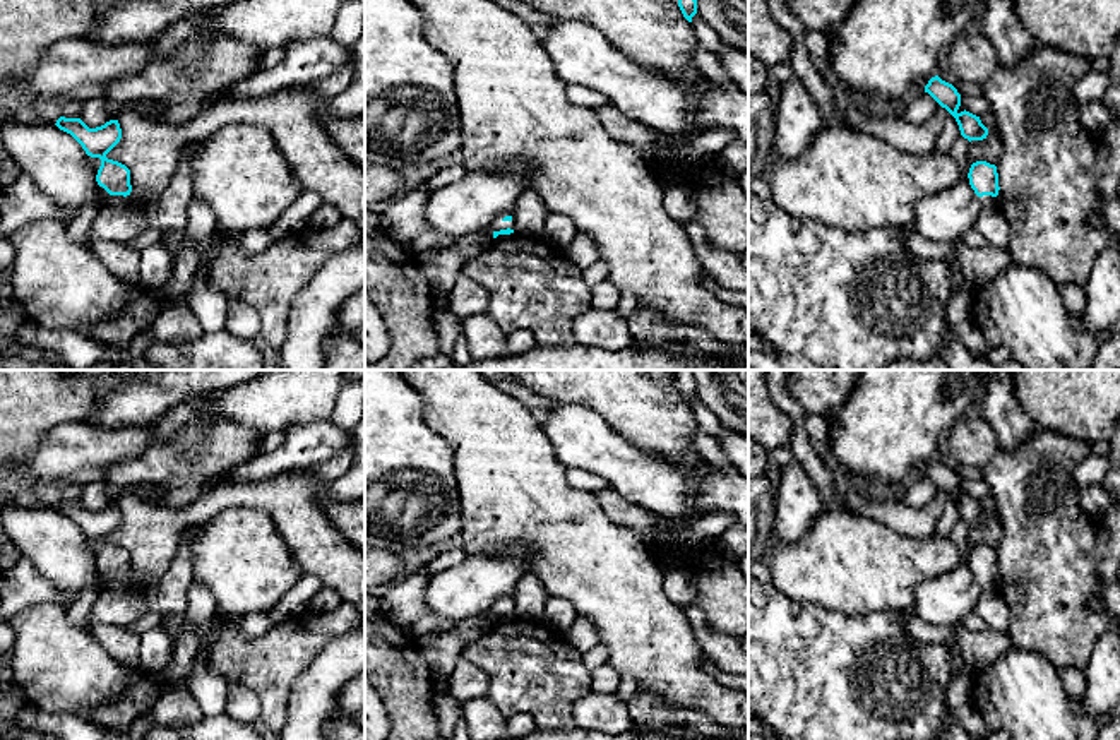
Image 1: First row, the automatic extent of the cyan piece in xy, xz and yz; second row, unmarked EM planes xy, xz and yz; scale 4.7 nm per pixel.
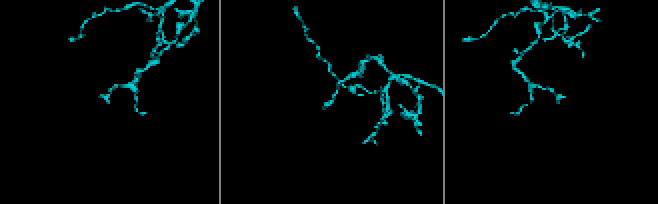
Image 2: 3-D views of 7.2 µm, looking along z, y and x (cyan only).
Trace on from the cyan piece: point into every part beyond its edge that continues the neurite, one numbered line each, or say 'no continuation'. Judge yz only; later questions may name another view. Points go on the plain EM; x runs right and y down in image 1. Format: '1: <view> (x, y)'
1: yz (990, 607)

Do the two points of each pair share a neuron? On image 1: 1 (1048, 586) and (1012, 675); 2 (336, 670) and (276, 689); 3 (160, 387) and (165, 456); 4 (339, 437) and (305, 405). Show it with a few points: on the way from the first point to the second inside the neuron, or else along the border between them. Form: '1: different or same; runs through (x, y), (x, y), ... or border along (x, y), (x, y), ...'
1: different; border along (1012, 644), (1042, 653), (1057, 667)
2: different; border along (317, 653), (291, 686), (285, 722)
3: different; border along (197, 394), (170, 406), (153, 422)
4: different; border along (329, 418), (290, 423), (283, 430)

